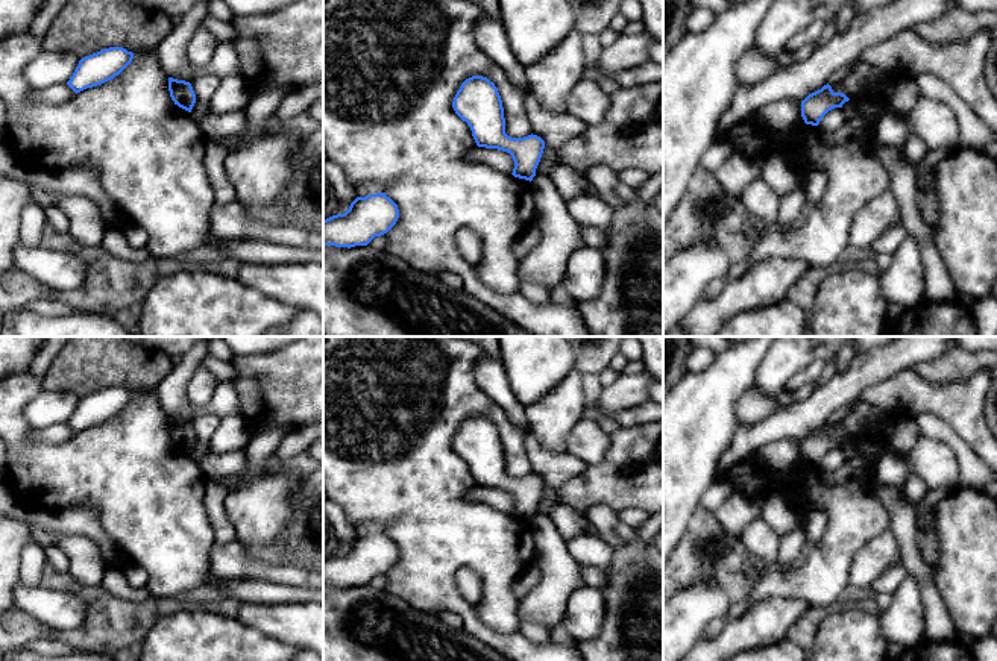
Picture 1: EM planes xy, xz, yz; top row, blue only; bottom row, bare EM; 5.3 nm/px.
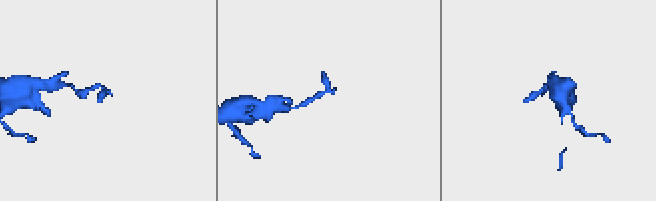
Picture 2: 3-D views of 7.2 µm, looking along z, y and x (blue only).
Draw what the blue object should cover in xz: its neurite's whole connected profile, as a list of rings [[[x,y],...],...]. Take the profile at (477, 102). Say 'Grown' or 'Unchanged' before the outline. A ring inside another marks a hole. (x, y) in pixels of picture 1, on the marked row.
Unchanged. [[[483,76],[466,79],[454,97],[452,108],[470,127],[478,147],[510,153],[514,161],[511,174],[533,180],[545,141],[533,133],[524,138],[505,133],[502,100],[493,82]]]

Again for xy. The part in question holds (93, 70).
Unchanged. [[[109,47],[79,61],[67,85],[77,94],[118,76],[134,59],[123,47]]]

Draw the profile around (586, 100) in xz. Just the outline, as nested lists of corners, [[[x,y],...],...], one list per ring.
[[[590,73],[575,83],[566,100],[566,112],[580,118],[587,126],[601,123],[609,106],[610,94],[599,88]]]

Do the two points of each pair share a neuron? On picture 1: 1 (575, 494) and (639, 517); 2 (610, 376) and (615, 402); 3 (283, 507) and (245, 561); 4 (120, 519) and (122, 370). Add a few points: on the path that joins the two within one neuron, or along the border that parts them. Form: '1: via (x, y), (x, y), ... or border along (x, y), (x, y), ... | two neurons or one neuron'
1: border along (647, 511), (624, 508), (618, 513) | two neurons
2: border along (621, 373), (604, 387) | two neurons
3: border along (237, 540), (255, 551) | two neurons
4: border along (155, 388), (134, 393) | two neurons

